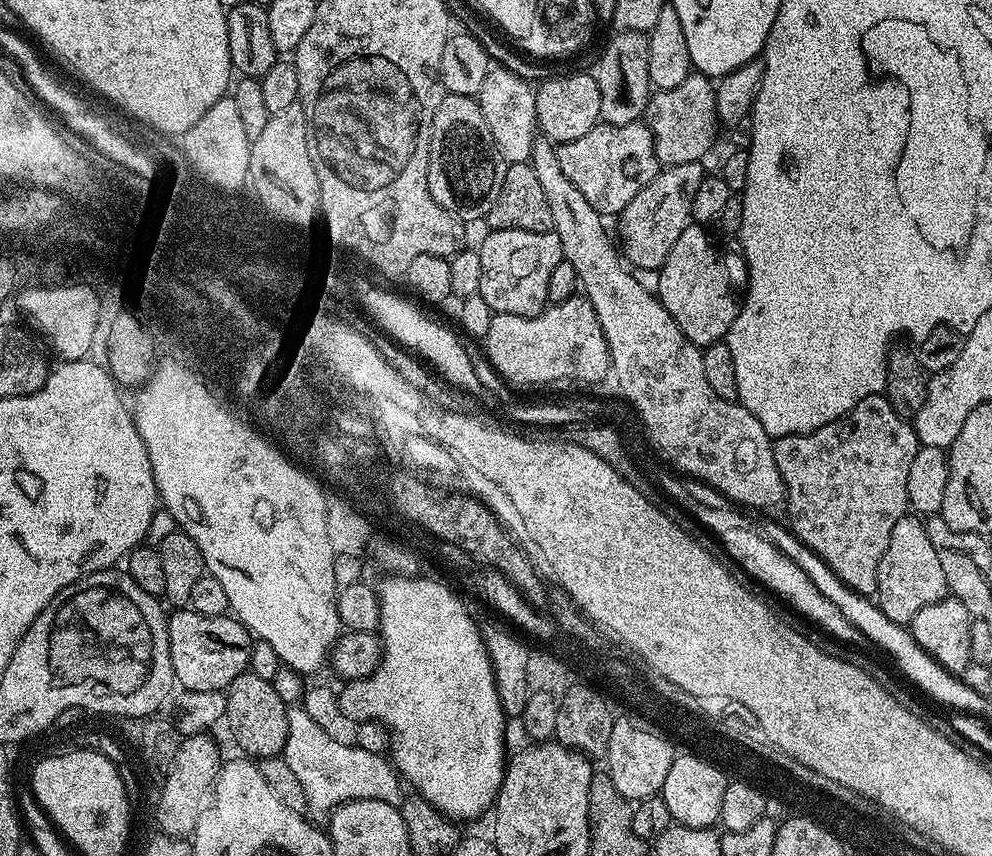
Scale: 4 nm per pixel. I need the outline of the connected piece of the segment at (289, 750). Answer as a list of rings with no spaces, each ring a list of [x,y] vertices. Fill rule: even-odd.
[[[302,706],[289,707],[288,733],[282,755],[286,766],[290,766],[306,793],[308,812],[313,817],[324,818],[332,809],[340,804],[348,804],[351,800],[377,800],[399,808],[402,780],[391,759],[387,755],[371,752],[353,743],[343,744],[332,735],[329,729],[313,722]]]

